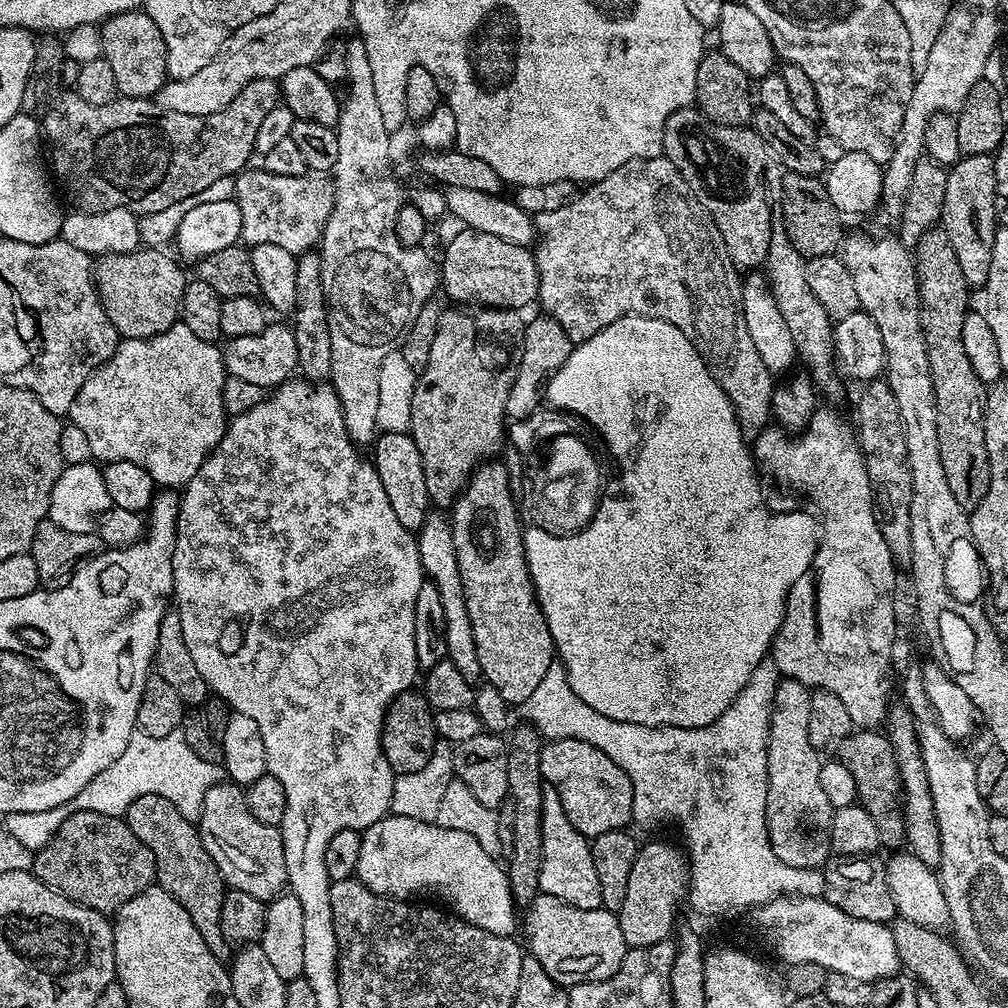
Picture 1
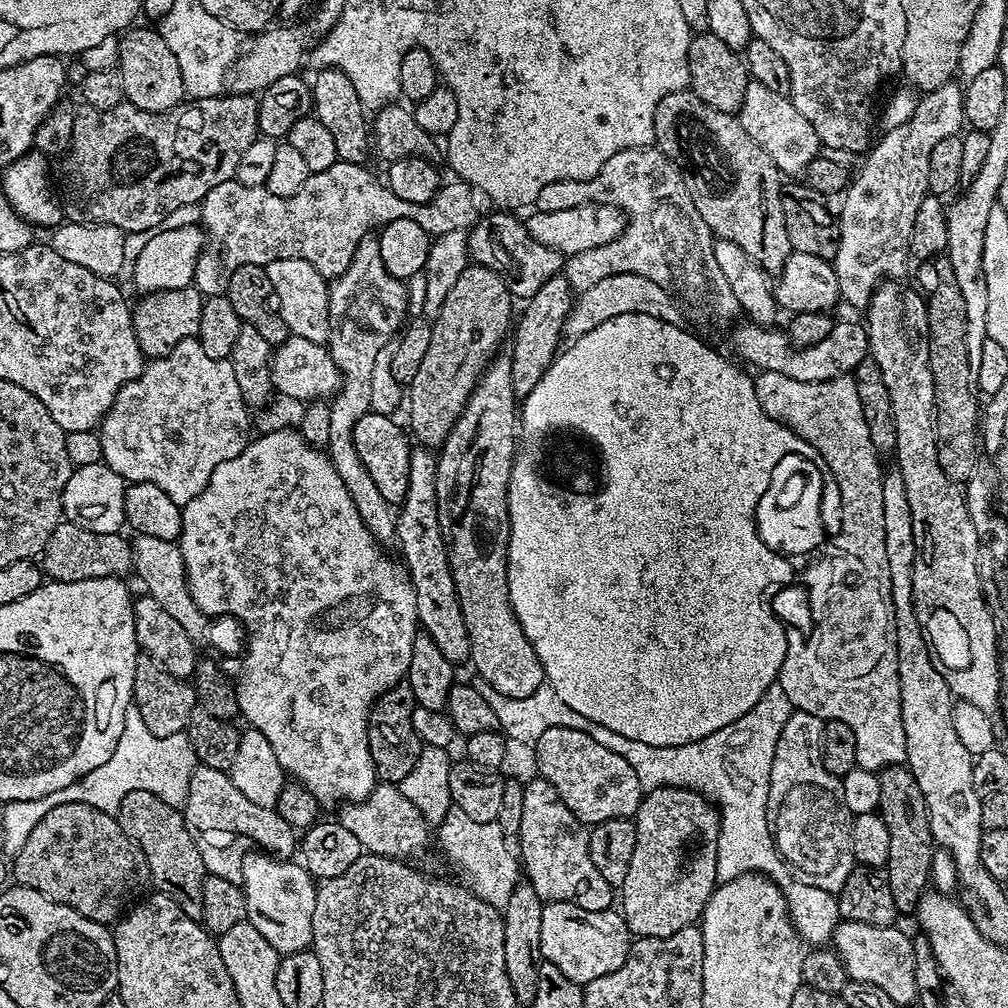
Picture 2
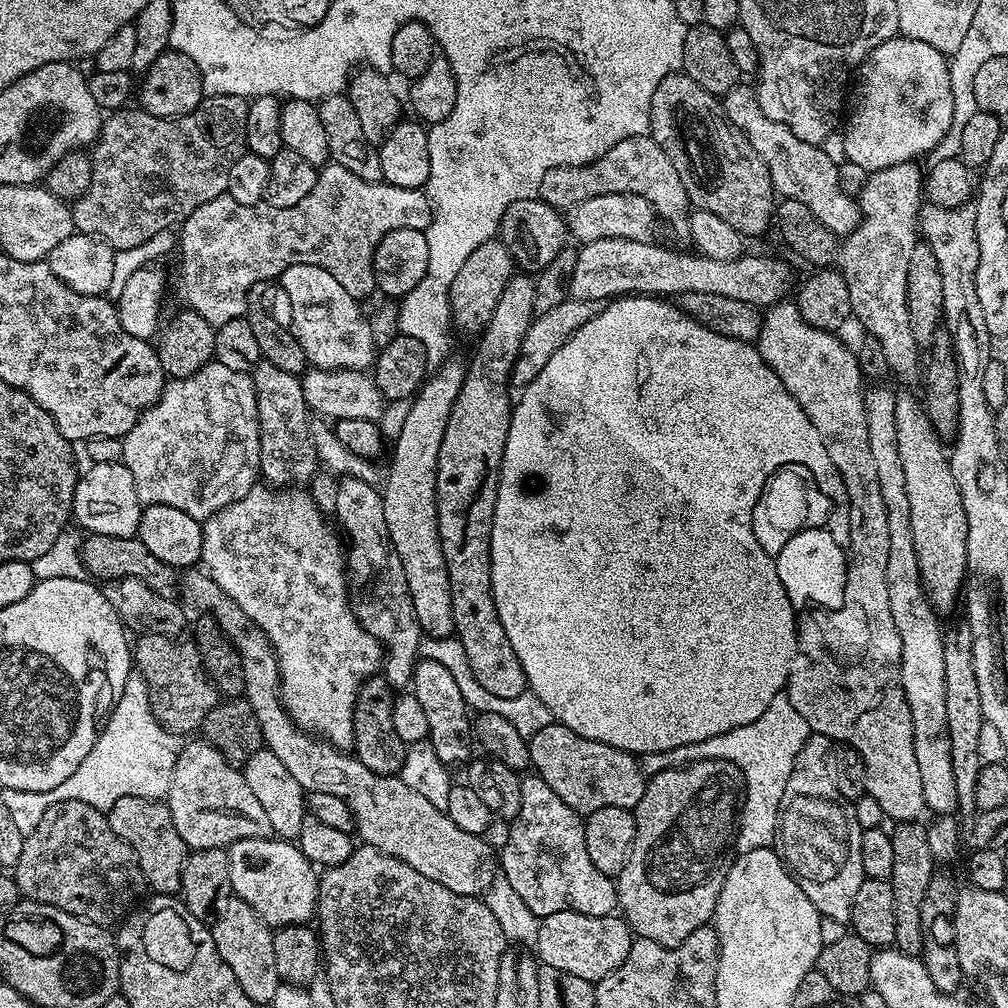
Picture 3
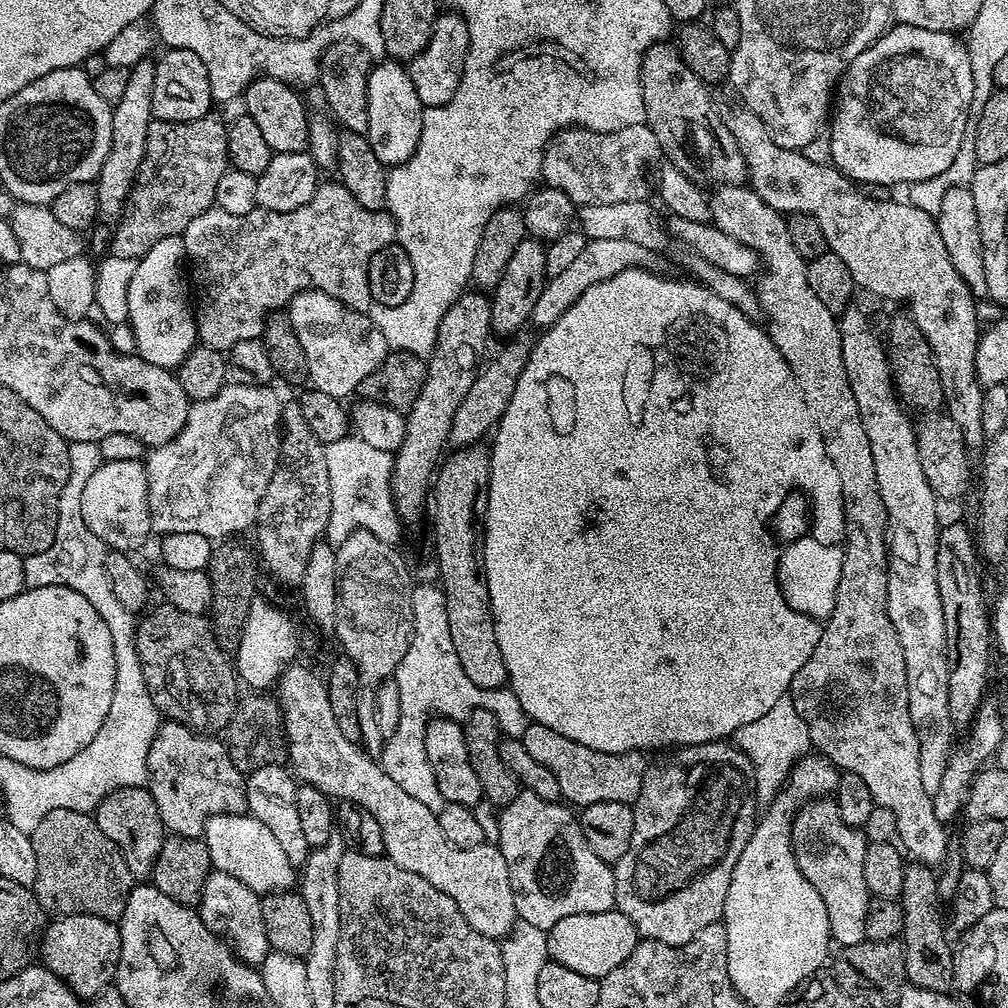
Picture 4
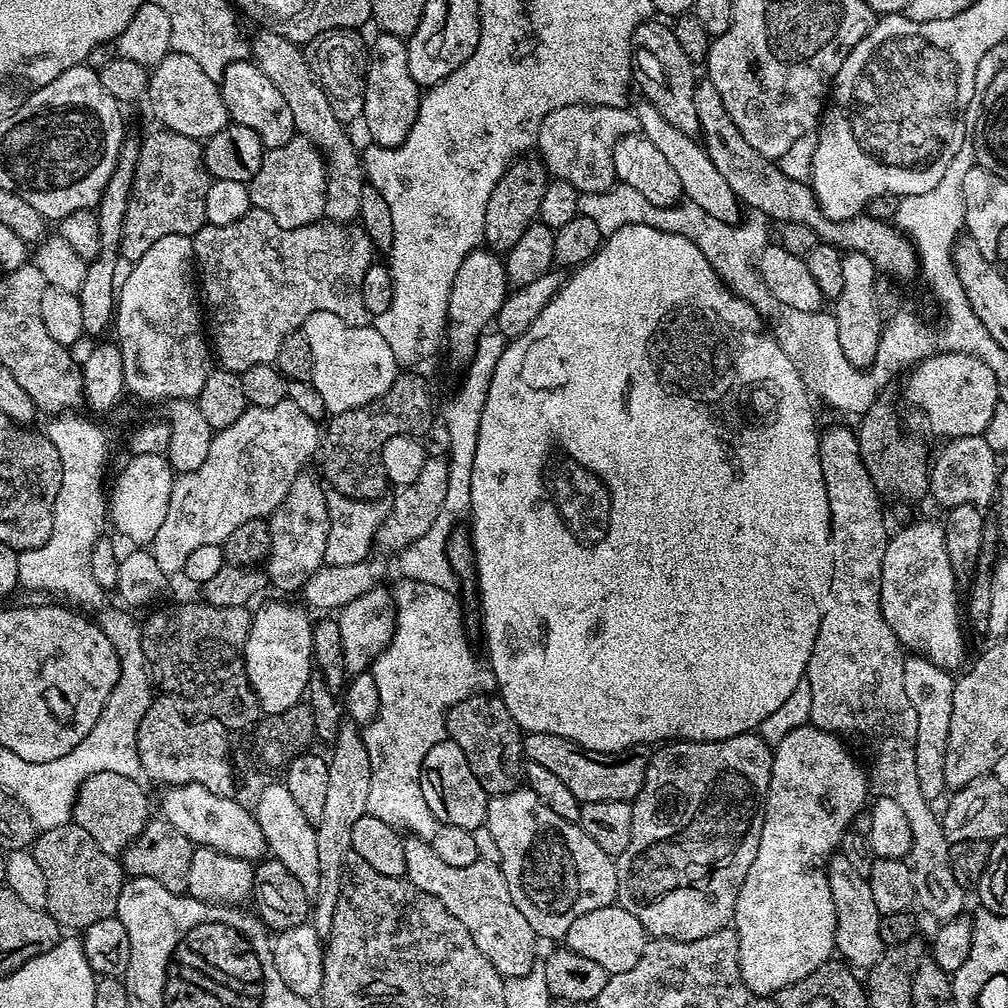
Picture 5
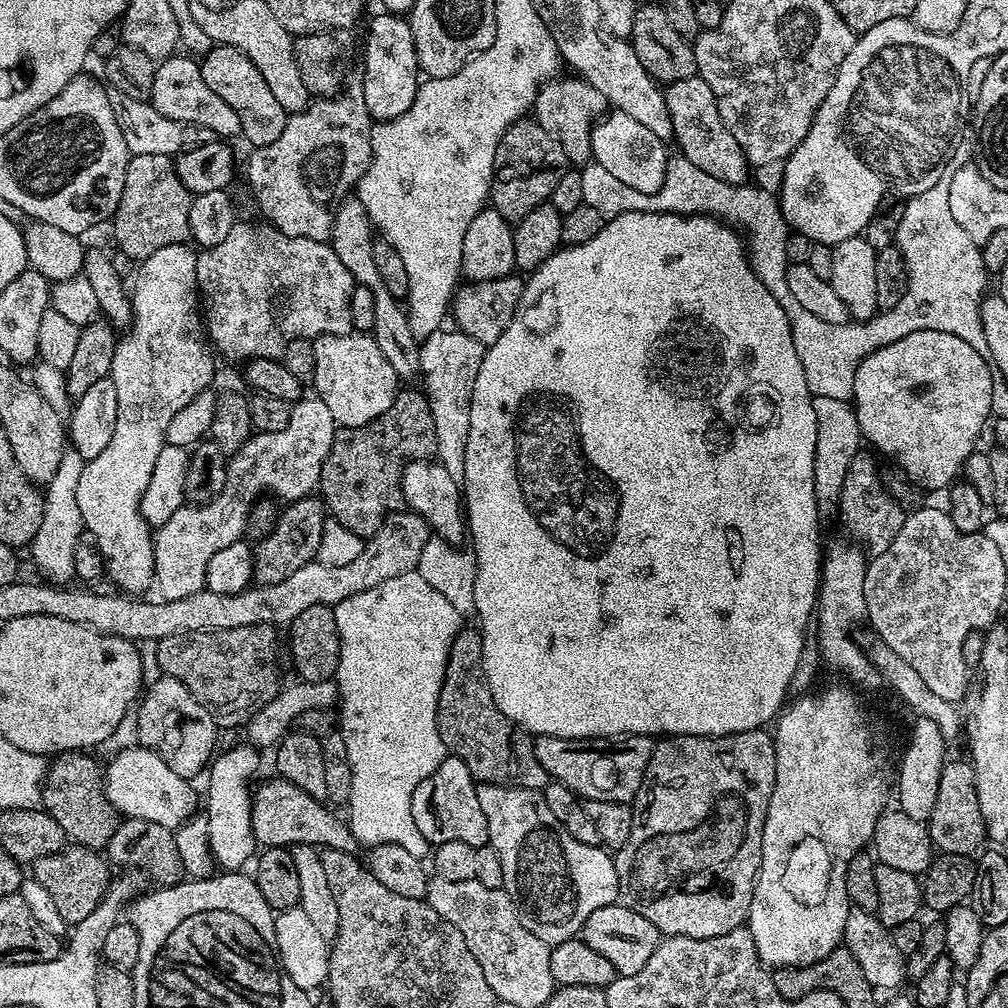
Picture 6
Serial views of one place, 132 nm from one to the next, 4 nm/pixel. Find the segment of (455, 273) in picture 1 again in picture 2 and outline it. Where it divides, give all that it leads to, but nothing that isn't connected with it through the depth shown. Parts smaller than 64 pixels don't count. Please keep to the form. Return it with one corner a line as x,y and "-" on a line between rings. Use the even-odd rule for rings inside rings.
508,210
489,211
487,216
483,216
471,228
466,243
469,257
475,263
499,274
516,298
533,296
542,286
542,282
557,275
566,263
565,257
561,256
558,250
542,246
542,242
538,242
529,234
527,223
523,219
519,220
516,214

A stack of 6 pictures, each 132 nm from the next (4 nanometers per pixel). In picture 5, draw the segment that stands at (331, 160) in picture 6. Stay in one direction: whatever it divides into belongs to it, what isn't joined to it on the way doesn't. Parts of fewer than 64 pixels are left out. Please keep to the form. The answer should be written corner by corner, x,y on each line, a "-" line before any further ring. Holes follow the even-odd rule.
297,134
290,142
286,142
286,146
265,151
262,166
258,166
258,174
254,174
251,184
248,185
252,207
270,214
270,218
274,218
274,222
278,222
278,226
283,228
297,228
317,223
324,216
327,177
328,166
324,163
324,155
305,136

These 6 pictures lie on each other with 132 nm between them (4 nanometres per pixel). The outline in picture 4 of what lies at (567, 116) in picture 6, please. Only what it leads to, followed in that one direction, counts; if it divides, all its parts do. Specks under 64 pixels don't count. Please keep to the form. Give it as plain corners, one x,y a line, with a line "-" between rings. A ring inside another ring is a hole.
647,123
635,124
619,128
613,132
591,132
585,128
566,128
563,132
557,132
553,136
548,147
544,149
540,175
543,183
550,188
561,188
570,198
573,204
581,206
583,204
604,204
621,203
629,198
640,198
644,192
644,171
648,168
648,163
655,156
661,155
658,142
654,138
654,130
650,130

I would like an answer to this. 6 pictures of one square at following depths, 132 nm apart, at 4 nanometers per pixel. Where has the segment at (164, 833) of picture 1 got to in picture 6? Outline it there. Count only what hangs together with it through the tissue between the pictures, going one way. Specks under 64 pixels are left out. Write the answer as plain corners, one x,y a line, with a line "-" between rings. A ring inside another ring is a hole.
84,750
61,752
49,763
42,785
42,808
62,826
65,837
73,845
93,850
107,849
122,819
104,793
102,764

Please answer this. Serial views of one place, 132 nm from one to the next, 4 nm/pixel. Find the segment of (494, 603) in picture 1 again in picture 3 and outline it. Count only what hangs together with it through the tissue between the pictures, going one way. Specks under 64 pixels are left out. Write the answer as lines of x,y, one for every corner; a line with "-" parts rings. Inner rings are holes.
514,274
510,282
506,282
502,295
498,298
498,306
494,306
494,314
490,314
490,322
486,322
484,331
479,333
476,353
473,354
472,361
467,361
462,390
452,407
450,422
446,422
446,434
442,434
442,450
438,450
436,463
436,517
442,554
446,558
446,574
450,574
450,598
456,627
454,635
462,642
470,670
474,678
478,678
482,690
490,690
490,694
498,698
518,698
528,688
522,662
518,662
518,654
514,654
514,646
510,646
510,638
506,638
506,630
502,630
502,622
494,606
488,539
492,533
494,506
498,498
500,463
514,407
513,401
508,401
512,364
518,358
518,350
522,350
522,338
526,338
526,330
537,315
534,306
535,289
536,281
528,274

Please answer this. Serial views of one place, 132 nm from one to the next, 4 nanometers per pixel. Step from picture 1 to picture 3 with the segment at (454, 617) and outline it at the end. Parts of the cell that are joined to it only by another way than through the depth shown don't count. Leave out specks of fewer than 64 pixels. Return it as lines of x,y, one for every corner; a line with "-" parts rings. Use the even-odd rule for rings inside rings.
445,359
420,385
420,391
411,397
408,413
400,424
400,433
392,448
388,477
382,483
386,530
390,530
390,542
394,542
398,558
402,558
414,614
418,614
418,626
428,638
451,636
456,630
450,598
450,574
446,574
446,558
438,534
436,463
438,450
442,450
442,434
446,434
446,422
450,422
452,407
462,390
465,367
463,359

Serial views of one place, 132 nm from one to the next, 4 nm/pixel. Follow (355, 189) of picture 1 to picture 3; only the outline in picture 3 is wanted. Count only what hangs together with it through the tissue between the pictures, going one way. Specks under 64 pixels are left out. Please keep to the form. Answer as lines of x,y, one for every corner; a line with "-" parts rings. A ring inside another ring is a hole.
344,478
338,484
338,504
335,512
335,519
340,519
339,527
346,537
346,576
350,581
350,607
356,616
356,621
364,627
364,631
374,634
374,638
379,640
384,649
384,659
382,661
382,675
387,680
388,685
393,690
404,690
412,683
412,669
415,668
420,656
420,642
422,633
418,626
418,614
414,614
414,602
410,598
410,590
406,586
406,570
402,570
402,558
398,558
398,550
394,550
394,542
390,542
390,530
386,530
386,514
384,513
384,498
381,489
375,483
368,483
364,480

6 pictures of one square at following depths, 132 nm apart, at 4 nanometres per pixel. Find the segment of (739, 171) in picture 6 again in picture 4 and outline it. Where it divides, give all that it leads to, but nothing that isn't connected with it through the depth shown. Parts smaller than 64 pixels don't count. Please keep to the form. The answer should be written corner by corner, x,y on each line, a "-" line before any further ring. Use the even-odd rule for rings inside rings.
725,82
715,89
714,103
716,113
722,118
726,130
730,130
734,142
738,142
738,150
742,152
742,158
748,167
747,183
756,191
758,198
762,198
762,202
766,202
766,206
774,206
774,210
781,214
791,214
793,212
810,214
810,218
814,218
818,222
818,226
822,226
822,234
826,234
828,251
838,254
838,258
842,258
842,262
846,262
846,270
850,270
850,278
856,284
857,289
863,290
865,288
870,295
881,296
884,300
905,300
908,303
908,308
906,308
907,315
911,316
914,323
918,326
918,330
922,330
926,342
930,342
930,350
934,354
934,362
938,366
938,374
942,378
942,394
944,395
946,414
952,419
954,426
958,426
958,430
962,430
962,438
965,445
969,449
976,447
976,449
979,449
985,443
986,437
982,430
982,398
984,397
984,388
976,373
976,343
980,341
982,335
982,324
976,321
976,304
978,304
978,300
977,297
972,295
972,291
966,286
966,282
962,282
958,270
954,270
954,262
950,262
950,254
946,252
946,242
942,242
942,234
936,225
935,215
926,210
918,210
918,206
909,204
903,199
900,199
900,201
899,198
893,198
888,201
876,202
873,199
864,197
861,189
853,181
849,180
847,176
842,175
837,168
832,167
831,163
824,162
824,164
819,164
818,161
804,156
808,154
805,154
803,151
778,146
770,138
770,134
766,130
764,123
749,108
738,106
740,104
740,95
733,90
731,84

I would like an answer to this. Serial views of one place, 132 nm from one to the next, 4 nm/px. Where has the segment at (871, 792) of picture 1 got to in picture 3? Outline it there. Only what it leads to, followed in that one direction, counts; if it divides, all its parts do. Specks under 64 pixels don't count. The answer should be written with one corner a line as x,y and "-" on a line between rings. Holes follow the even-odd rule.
900,822
891,829
894,846
894,870
890,881
894,890
894,938
895,947
911,956
920,956
924,951
924,931
922,930
922,898
926,898
926,886
937,871
937,861
930,854
928,830
920,822

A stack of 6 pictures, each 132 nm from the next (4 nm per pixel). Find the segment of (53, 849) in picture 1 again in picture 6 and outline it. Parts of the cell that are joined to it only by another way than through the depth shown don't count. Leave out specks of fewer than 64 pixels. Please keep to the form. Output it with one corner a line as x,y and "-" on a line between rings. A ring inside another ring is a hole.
66,846
61,852
33,860
30,865
31,879
42,882
50,898
58,905
58,914
70,926
78,926
94,912
94,908
107,894
110,883
110,864
99,851
79,846

